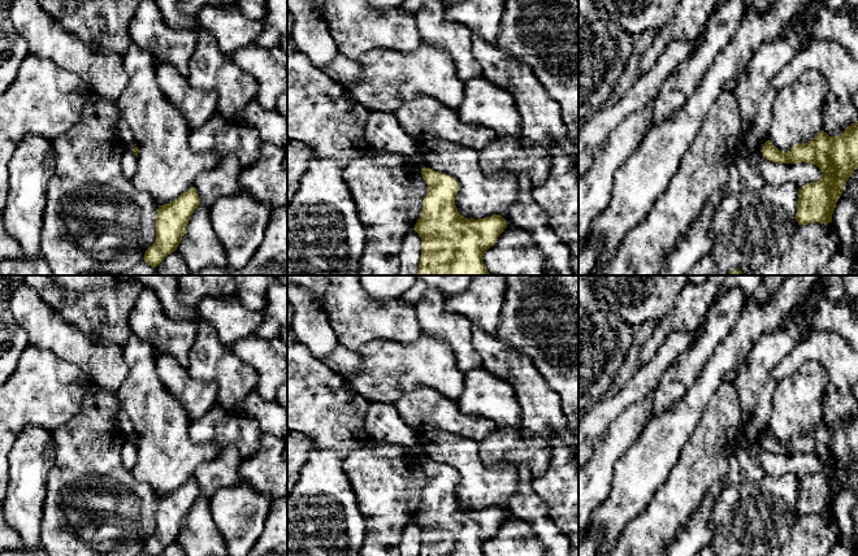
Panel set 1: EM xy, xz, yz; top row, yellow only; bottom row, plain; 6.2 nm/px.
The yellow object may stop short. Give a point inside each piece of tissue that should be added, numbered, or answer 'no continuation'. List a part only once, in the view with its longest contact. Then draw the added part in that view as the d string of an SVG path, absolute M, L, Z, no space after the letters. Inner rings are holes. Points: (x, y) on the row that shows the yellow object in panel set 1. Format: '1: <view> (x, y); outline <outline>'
no continuation

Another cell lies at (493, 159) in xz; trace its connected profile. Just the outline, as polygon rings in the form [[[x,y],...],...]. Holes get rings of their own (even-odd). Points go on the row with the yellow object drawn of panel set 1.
[[[497,136],[478,152],[478,162],[486,175],[507,171],[510,175],[528,175],[542,183],[550,175],[552,161],[542,147],[525,148],[521,140]]]

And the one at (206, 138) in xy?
[[[216,110],[203,126],[191,130],[188,144],[192,152],[213,151],[221,158],[231,156],[242,168],[250,168],[259,160],[263,142],[255,127],[237,118],[226,120]]]

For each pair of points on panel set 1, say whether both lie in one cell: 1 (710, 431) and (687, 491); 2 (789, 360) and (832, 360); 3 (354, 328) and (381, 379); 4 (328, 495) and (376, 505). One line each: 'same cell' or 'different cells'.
1: same cell
2: same cell
3: different cells
4: different cells

